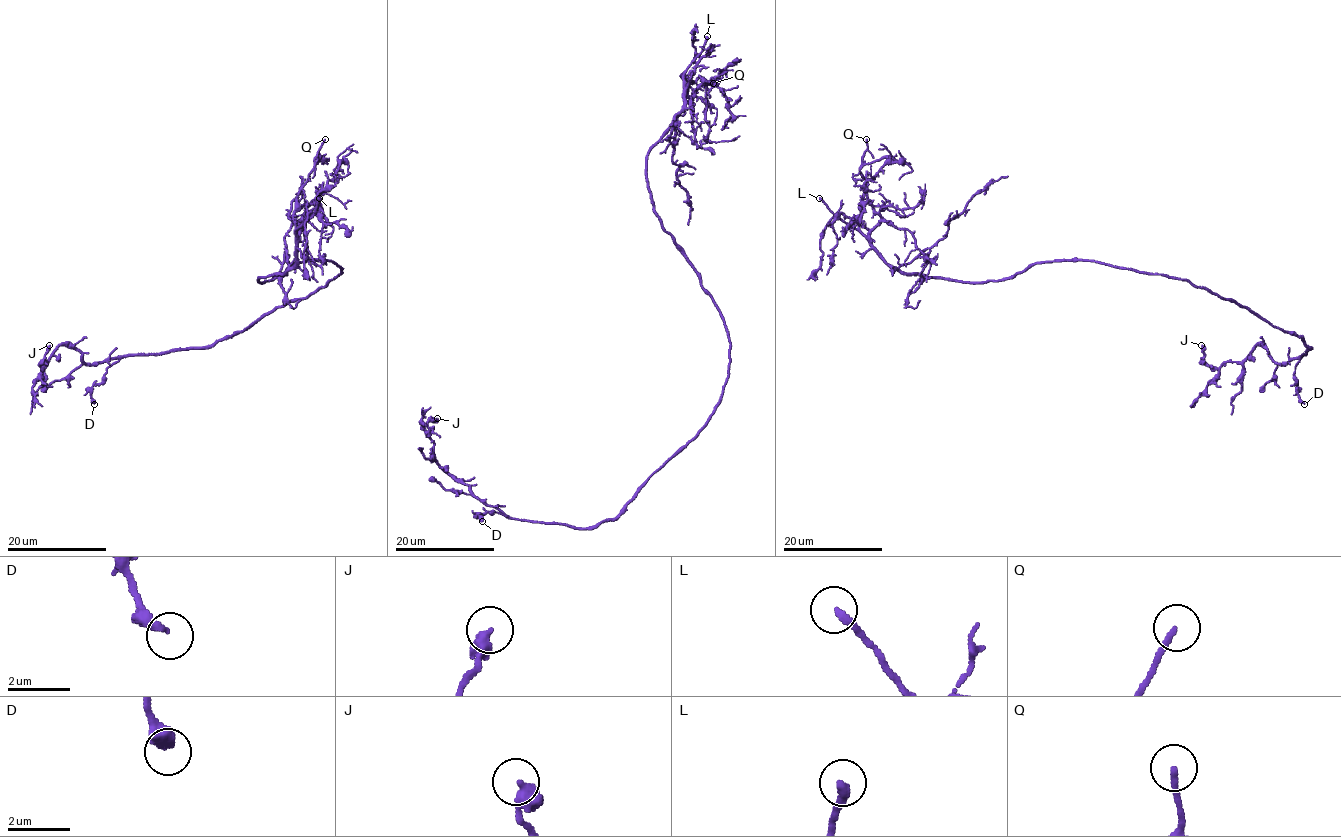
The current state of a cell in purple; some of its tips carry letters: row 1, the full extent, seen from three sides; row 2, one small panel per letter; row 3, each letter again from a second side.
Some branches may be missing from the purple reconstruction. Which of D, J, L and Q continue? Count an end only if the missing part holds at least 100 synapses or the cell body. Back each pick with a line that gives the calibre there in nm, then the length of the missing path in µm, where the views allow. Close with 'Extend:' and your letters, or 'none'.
L: 280 nm thick; about 30 µm are missing
Extend: L

